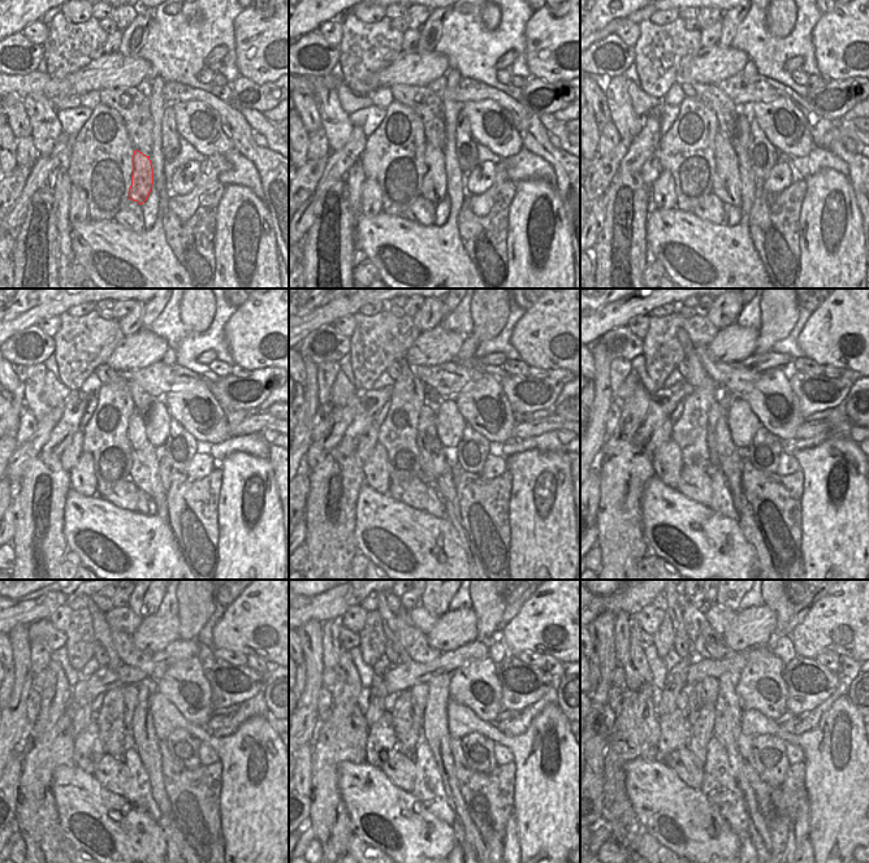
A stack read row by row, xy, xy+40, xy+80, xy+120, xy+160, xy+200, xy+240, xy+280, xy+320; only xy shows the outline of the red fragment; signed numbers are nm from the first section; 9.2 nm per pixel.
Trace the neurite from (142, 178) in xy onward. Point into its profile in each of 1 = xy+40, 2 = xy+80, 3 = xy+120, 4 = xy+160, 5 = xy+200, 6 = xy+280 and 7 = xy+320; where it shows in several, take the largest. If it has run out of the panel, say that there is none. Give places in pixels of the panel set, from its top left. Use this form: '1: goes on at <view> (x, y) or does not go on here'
1: goes on at xy+40 (433, 189)
2: goes on at xy+80 (726, 186)
3: goes on at xy+120 (143, 473)
4: goes on at xy+160 (435, 471)
5: goes on at xy+200 (716, 410)
6: goes on at xy+280 (419, 693)
7: goes on at xy+320 (709, 692)

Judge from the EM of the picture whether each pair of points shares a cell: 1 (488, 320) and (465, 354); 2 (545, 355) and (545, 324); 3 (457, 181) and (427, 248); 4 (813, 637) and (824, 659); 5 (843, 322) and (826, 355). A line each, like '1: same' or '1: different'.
1: same
2: same
3: same
4: different
5: same

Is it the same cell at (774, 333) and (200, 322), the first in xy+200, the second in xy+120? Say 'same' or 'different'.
same

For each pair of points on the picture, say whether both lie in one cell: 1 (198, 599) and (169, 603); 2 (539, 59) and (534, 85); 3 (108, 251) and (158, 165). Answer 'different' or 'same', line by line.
1: different
2: different
3: same

